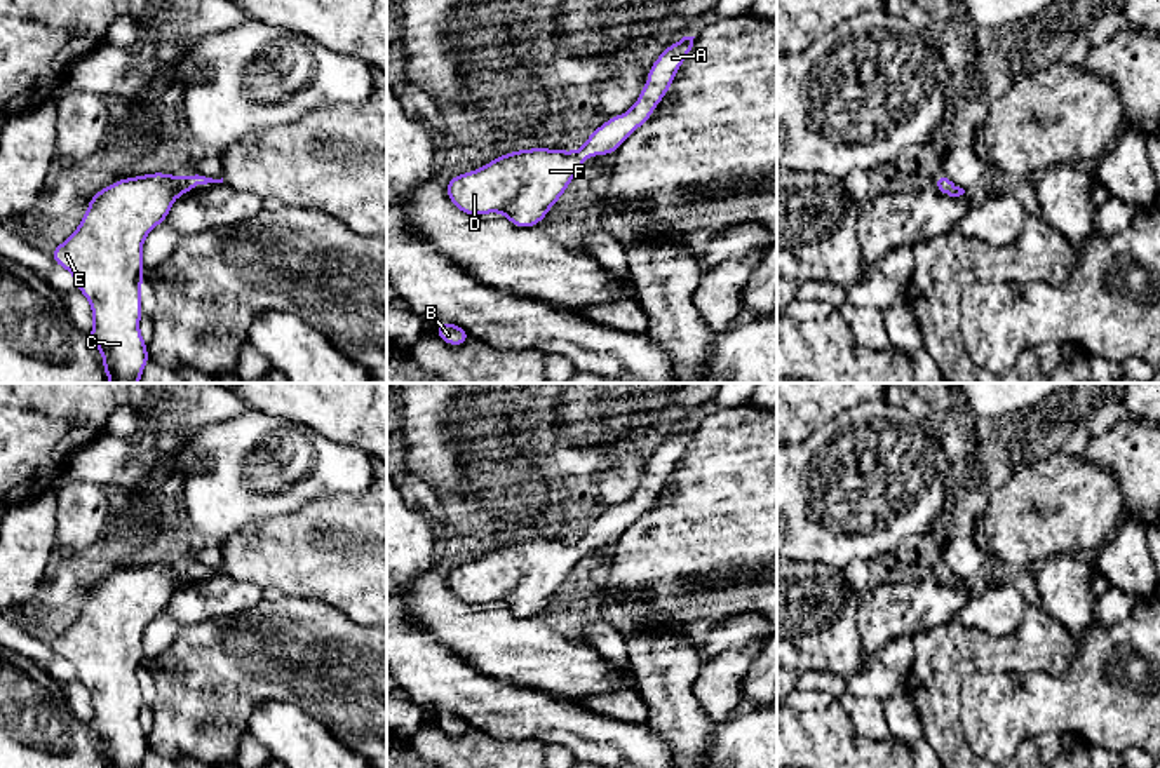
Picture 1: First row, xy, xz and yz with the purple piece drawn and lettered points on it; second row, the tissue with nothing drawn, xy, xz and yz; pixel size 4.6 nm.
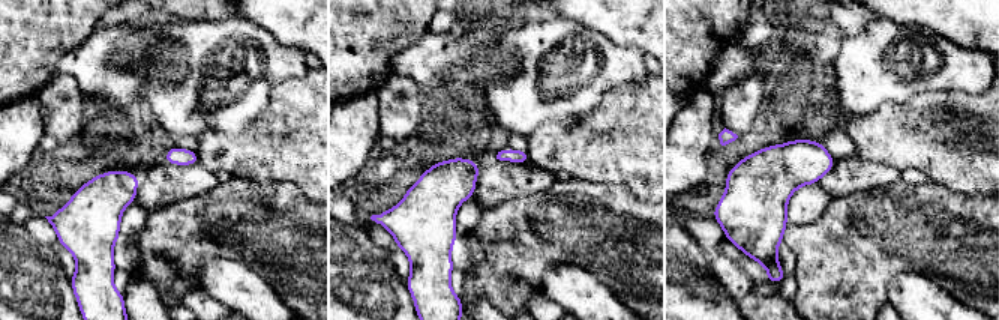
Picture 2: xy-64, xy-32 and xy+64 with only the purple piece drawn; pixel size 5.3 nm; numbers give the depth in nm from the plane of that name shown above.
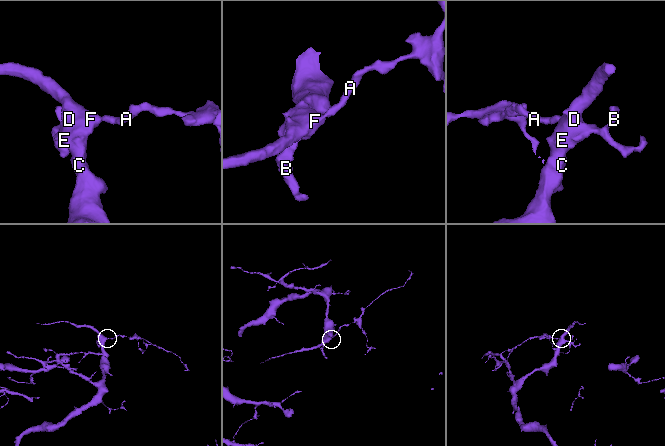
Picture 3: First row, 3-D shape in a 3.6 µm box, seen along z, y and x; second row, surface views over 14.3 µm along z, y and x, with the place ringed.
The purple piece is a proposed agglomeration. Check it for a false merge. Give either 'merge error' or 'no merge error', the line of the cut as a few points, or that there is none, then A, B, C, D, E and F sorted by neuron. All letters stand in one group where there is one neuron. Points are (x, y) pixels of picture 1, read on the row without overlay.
no merge error | no cut | A B C D E F

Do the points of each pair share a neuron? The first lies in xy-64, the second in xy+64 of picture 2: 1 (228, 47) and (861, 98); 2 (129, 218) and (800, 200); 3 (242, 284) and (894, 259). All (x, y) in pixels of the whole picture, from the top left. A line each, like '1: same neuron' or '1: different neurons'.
1: same neuron
2: same neuron
3: different neurons

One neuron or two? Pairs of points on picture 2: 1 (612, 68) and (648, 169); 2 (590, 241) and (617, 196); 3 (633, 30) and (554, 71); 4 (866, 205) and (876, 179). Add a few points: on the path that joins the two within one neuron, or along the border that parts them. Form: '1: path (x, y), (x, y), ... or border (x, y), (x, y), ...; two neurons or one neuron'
1: border (648, 72), (639, 83), (611, 87), (593, 108); two neurons
2: path (599, 230), (606, 223), (614, 206); one neuron
3: border (581, 24), (599, 30), (620, 45), (645, 53); two neurons
4: border (900, 178), (888, 185), (849, 193), (837, 199); two neurons

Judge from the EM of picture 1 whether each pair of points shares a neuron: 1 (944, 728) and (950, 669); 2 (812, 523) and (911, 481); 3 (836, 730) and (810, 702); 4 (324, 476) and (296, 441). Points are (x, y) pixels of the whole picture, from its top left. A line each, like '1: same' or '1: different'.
1: same
2: same
3: different
4: same

